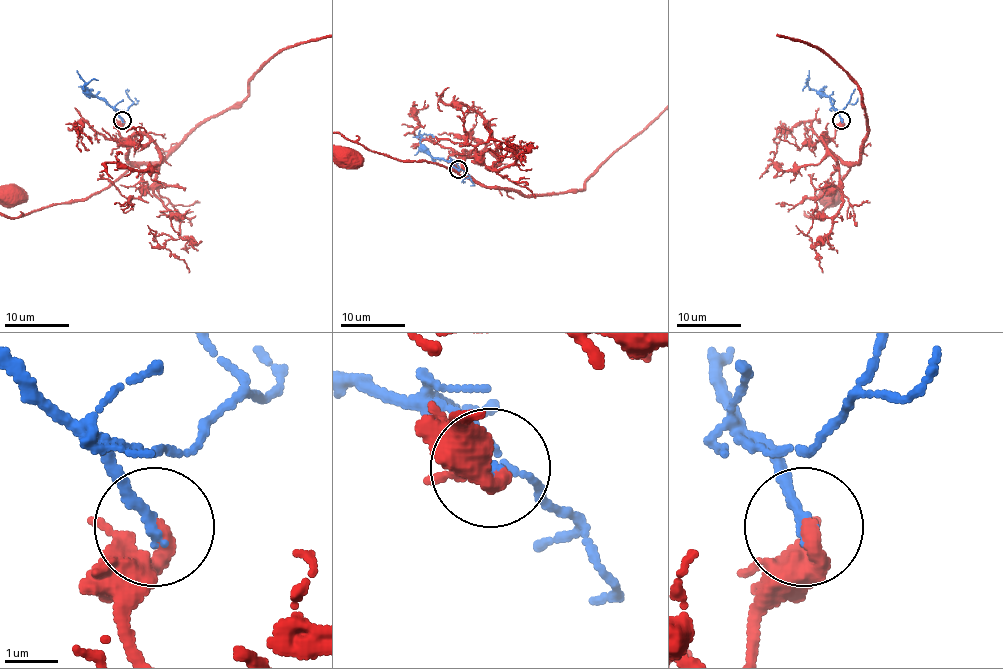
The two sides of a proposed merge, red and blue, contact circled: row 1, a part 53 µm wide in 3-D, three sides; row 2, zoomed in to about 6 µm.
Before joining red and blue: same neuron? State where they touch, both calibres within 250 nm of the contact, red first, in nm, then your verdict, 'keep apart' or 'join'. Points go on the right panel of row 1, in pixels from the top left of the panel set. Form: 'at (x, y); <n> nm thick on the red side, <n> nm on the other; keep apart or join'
at (841, 120); 300 nm thick on the red side, 220 nm on the other; join

